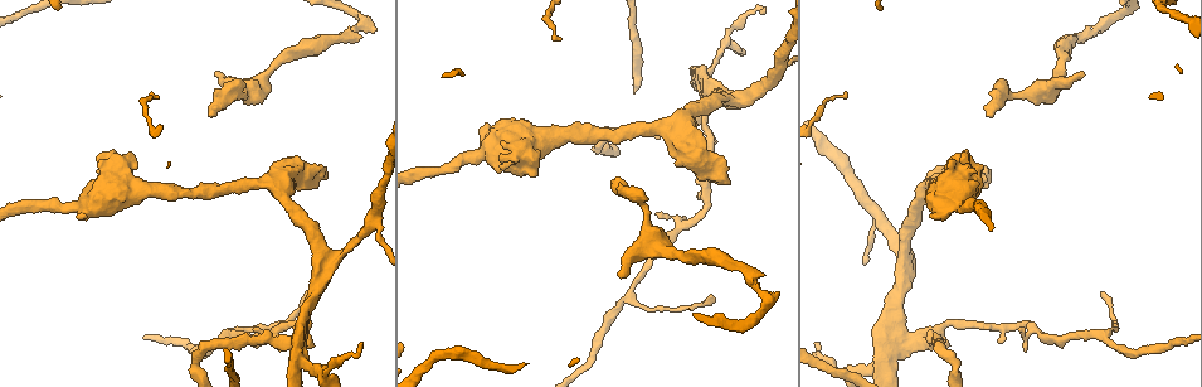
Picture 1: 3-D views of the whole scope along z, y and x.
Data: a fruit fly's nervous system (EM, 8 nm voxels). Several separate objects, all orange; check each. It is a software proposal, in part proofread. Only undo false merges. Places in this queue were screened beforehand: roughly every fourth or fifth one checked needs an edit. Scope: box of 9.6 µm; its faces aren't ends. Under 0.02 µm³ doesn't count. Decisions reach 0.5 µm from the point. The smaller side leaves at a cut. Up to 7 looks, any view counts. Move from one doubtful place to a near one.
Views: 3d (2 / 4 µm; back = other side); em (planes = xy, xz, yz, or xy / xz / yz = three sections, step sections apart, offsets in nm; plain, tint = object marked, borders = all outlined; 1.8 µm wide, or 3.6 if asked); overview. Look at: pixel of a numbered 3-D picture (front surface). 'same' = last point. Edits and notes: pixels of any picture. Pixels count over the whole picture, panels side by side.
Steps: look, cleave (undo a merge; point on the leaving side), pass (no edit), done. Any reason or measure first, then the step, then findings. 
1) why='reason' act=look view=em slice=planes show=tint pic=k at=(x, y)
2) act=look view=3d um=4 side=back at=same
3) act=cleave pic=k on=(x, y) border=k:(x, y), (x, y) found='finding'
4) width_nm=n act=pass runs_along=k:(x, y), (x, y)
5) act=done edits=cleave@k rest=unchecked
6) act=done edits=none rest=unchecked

why='narrows sharply' act=look view=3d um=2 side=back pic=1 at=(357, 31)

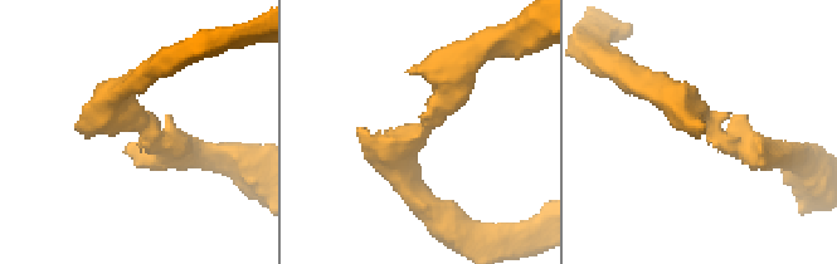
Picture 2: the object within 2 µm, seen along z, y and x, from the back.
why='shape alone is not enough' act=look view=em slice=xy step=16 show=plain pic=2 at=(427, 123)

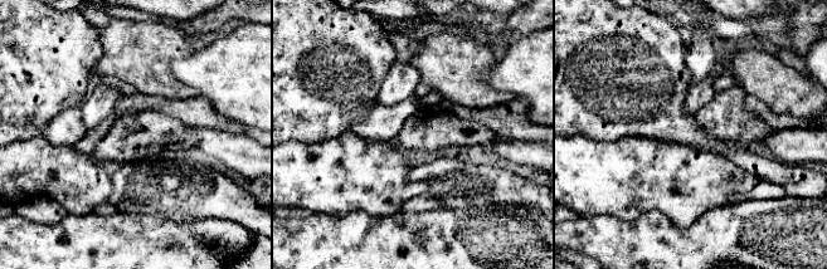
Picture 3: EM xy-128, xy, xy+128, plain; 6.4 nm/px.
why='where the object lies' act=look view=em slice=xy step=16 show=tint at=same

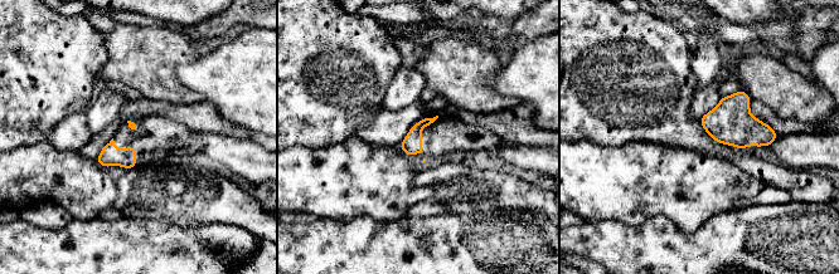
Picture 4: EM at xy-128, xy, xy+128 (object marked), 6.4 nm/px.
act=pass found='all the same neuron'

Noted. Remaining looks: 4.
why='looks like a crossing' act=look view=em slice=planes show=tint pic=1 at=(701, 84)

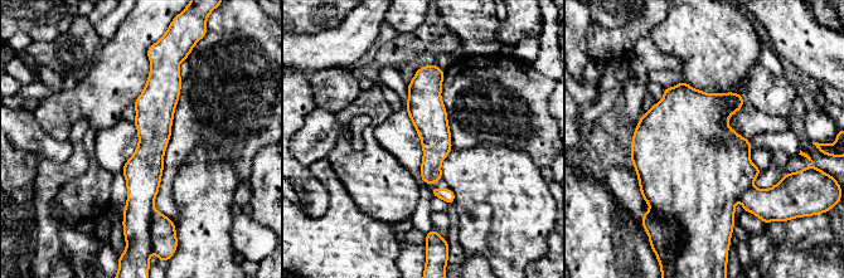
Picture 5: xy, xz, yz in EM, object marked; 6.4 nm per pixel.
act=cleave pic=5 on=(164, 242) border=5:(154, 209), (149, 227) found='a second neuron is stuck on'

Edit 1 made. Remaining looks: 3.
act=done edits=cleave@5 rest=unchecked

